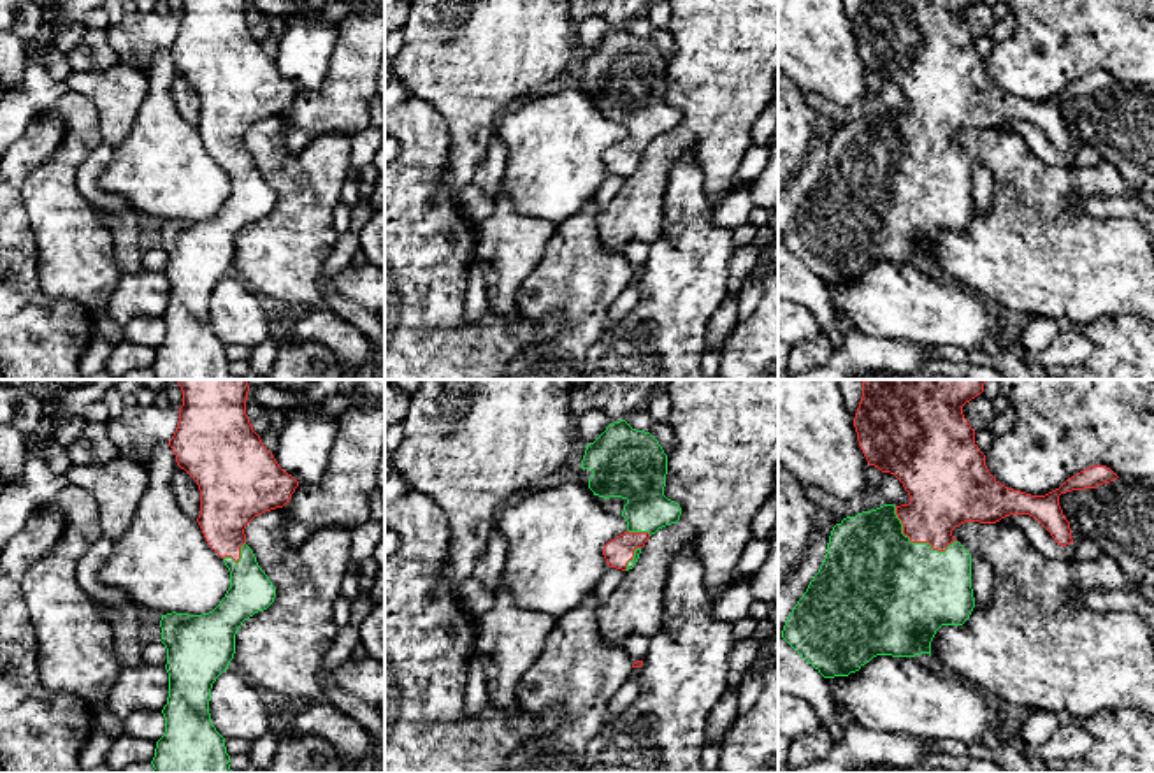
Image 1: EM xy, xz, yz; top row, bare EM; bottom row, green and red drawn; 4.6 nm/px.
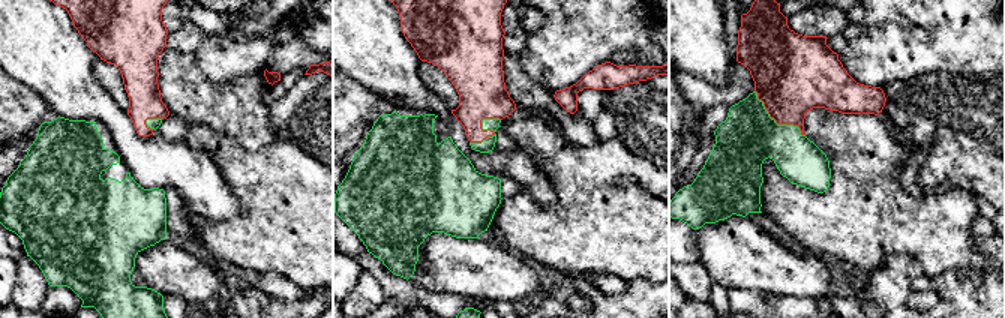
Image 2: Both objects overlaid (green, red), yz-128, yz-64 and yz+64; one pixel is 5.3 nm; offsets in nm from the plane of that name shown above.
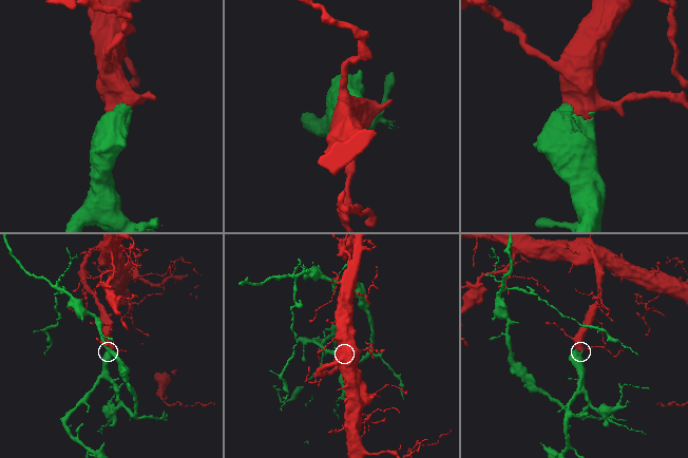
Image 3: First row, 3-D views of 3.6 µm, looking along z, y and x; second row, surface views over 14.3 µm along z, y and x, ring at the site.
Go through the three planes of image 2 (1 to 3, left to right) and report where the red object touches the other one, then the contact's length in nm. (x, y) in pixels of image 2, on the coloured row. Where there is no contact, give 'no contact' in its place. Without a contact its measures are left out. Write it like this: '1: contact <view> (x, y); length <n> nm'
1: contact yz-128 (152, 119); length 110 nm
2: contact yz-64 (488, 128); length 220 nm
3: contact yz+64 (774, 122); length 360 nm

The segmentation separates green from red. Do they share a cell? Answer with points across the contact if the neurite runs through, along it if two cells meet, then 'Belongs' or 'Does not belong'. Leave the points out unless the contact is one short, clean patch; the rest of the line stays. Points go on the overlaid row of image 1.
Belongs

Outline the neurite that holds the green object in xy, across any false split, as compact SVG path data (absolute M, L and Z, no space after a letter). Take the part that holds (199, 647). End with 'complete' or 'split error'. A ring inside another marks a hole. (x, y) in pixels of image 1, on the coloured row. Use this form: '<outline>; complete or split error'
M176 379L183 390L179 423L169 441L176 462L198 485L200 515L197 518L207 545L230 571L230 589L220 604L202 615L162 615L162 643L167 648L169 697L162 713L165 733L156 741L153 773L232 773L225 738L211 722L209 701L216 678L228 669L235 654L235 634L244 620L267 610L276 587L246 545L246 525L258 515L290 502L299 481L283 471L263 446L246 415L246 379Z; split error

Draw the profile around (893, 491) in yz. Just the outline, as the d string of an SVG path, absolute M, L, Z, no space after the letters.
M868 466L868 488L848 499L836 499L817 487L806 487L803 483L801 488L817 508L831 511L840 520L876 509L884 504L901 506L910 502L903 483L894 474L882 473L875 466Z

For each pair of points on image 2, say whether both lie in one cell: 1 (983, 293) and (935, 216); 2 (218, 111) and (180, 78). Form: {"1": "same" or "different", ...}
{"1": "different", "2": "same"}

